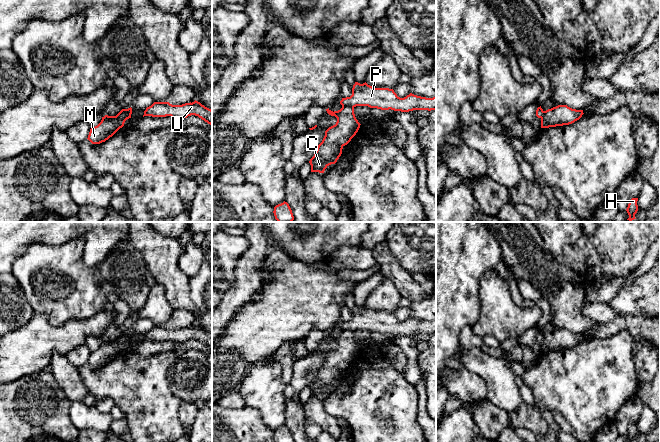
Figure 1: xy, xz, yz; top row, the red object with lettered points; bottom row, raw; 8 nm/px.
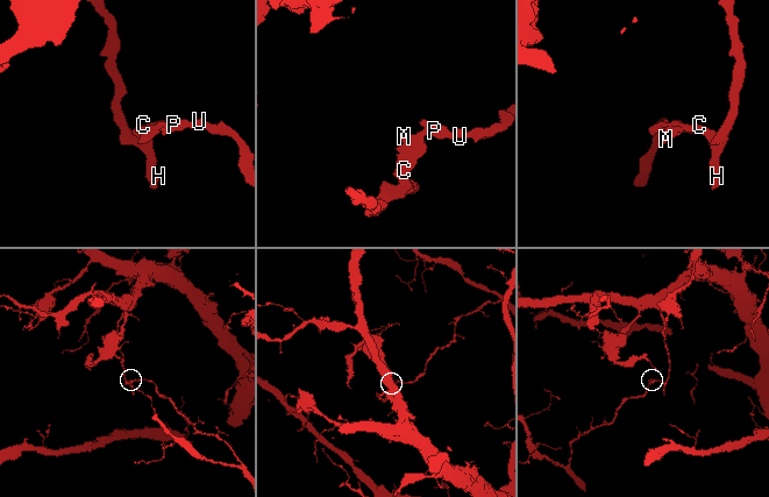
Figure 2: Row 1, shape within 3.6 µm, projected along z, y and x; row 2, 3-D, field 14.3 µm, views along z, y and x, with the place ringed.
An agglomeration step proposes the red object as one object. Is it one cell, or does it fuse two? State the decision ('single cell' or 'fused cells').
fused cells

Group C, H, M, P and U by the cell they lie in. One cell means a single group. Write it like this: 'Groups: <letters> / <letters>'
Groups: C H M / P U

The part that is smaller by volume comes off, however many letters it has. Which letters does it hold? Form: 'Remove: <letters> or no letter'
Remove: P, U

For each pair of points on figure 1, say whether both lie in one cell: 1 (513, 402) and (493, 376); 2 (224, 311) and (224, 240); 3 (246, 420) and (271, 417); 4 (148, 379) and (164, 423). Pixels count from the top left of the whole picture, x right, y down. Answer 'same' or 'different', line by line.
1: same
2: different
3: different
4: same

